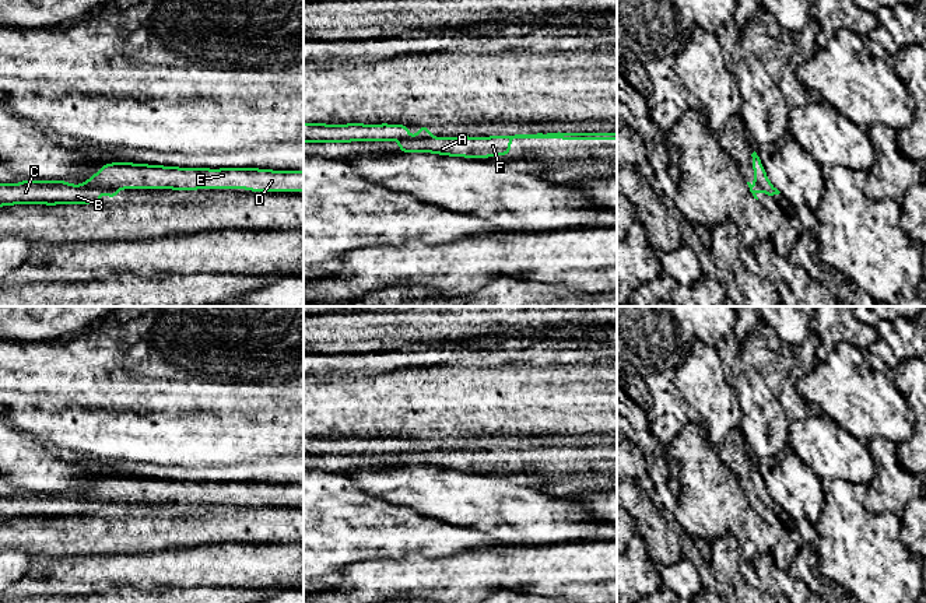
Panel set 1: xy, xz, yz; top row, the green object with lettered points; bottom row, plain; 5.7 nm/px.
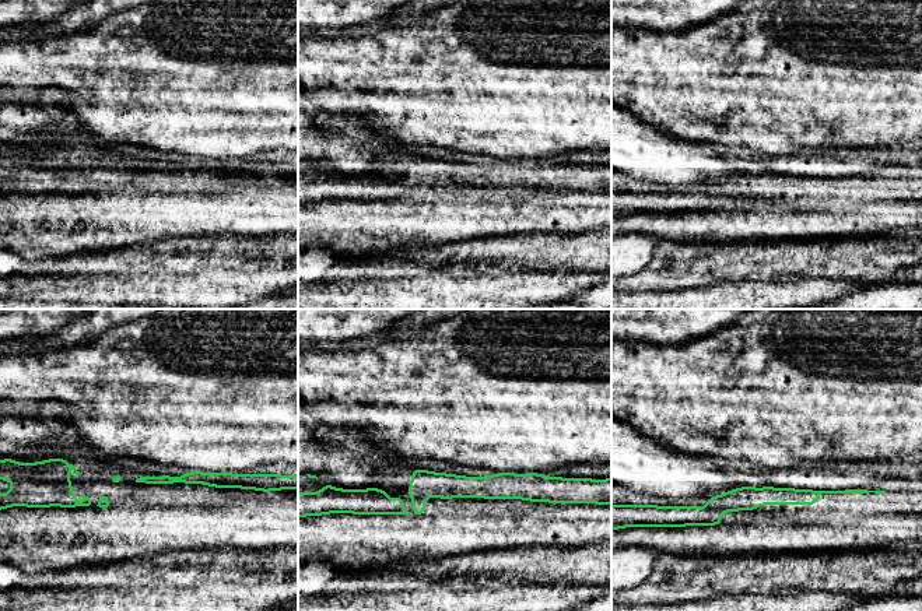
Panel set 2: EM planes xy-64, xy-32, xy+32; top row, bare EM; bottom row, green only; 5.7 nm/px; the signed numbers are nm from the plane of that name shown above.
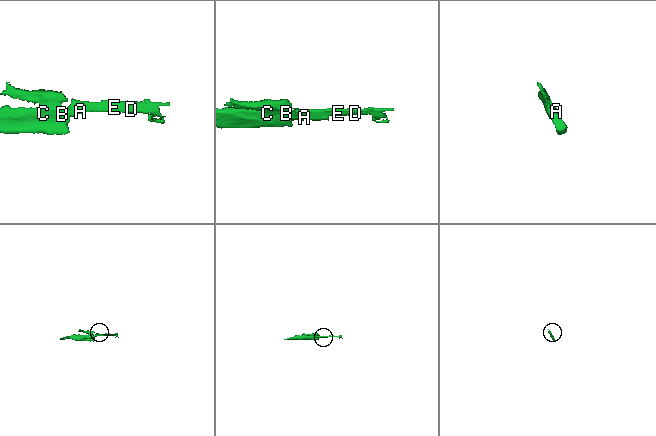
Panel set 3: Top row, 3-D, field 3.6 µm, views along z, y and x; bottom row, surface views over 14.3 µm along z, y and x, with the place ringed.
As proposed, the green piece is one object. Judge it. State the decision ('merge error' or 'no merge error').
no merge error

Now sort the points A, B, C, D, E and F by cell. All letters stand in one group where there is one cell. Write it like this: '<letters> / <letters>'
A B C D E F

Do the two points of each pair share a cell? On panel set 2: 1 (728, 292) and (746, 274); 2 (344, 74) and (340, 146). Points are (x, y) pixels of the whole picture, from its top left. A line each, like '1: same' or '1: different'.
1: different
2: different

